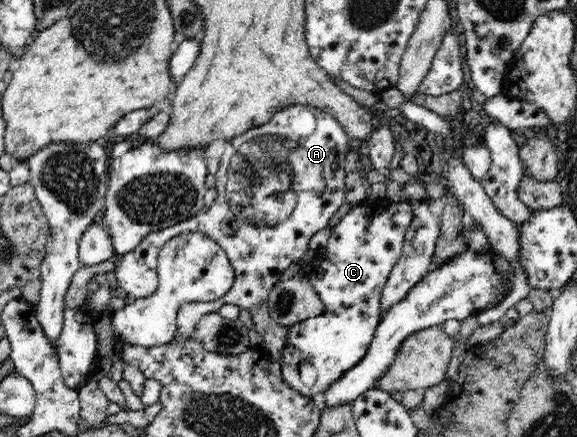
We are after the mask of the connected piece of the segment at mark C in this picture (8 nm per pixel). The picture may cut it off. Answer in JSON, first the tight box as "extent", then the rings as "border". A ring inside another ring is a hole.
{"extent":[278,200,412,401],"border":[[[381,200],[367,202],[364,205],[351,207],[349,212],[342,217],[341,221],[331,228],[331,235],[327,245],[325,247],[318,248],[315,251],[315,256],[305,264],[303,273],[305,273],[307,278],[311,281],[313,288],[319,295],[320,300],[322,300],[325,310],[316,317],[306,318],[304,321],[298,321],[298,323],[294,323],[294,325],[290,325],[290,327],[288,327],[288,333],[286,333],[286,343],[284,343],[284,349],[280,351],[280,359],[278,359],[278,361],[281,367],[281,374],[284,382],[290,388],[294,389],[295,392],[301,393],[304,397],[319,401],[319,398],[326,390],[329,390],[329,388],[332,387],[336,381],[342,379],[344,372],[356,367],[363,360],[363,357],[367,354],[368,348],[370,347],[371,339],[374,339],[376,328],[378,327],[380,320],[383,318],[384,313],[381,313],[381,293],[385,288],[386,282],[389,280],[392,268],[397,264],[397,261],[402,255],[405,234],[407,231],[406,229],[408,229],[408,225],[410,225],[410,221],[412,221],[412,208],[410,208],[410,204],[406,201],[387,201],[385,203]]]}

